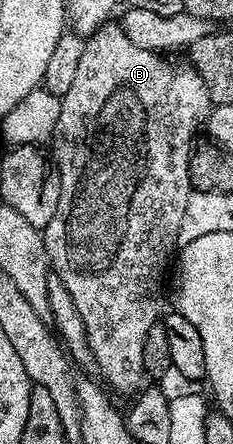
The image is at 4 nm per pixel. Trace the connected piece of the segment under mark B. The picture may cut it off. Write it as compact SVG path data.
M109 20L104 24L98 25L96 28L98 30L95 31L93 35L88 35L88 37L85 38L83 56L79 60L79 69L77 69L75 80L71 83L71 88L67 88L67 92L60 95L61 111L59 112L59 120L55 124L55 132L51 139L51 147L53 146L53 150L51 149L51 158L57 167L57 175L61 181L59 184L59 204L55 208L55 216L51 216L49 223L43 227L43 233L45 235L45 247L47 248L47 256L49 257L49 265L55 273L55 276L60 279L63 286L67 288L67 292L71 292L71 300L75 300L75 308L79 308L79 316L83 318L83 324L85 325L85 331L87 332L87 340L89 341L89 352L92 365L97 365L98 372L109 381L109 384L113 389L118 390L121 394L130 394L130 396L133 396L142 389L143 382L141 382L141 378L144 379L146 377L146 372L143 368L143 340L147 340L147 332L151 329L151 324L158 322L159 315L162 313L161 285L165 282L164 274L165 269L169 266L169 257L171 257L172 254L174 257L175 251L178 249L179 243L177 237L179 236L181 225L183 224L183 212L187 212L187 200L191 193L191 187L189 185L189 156L191 147L195 142L193 137L196 136L197 129L199 129L200 126L202 129L202 127L206 125L211 109L211 99L209 97L207 84L203 84L203 76L199 76L199 72L193 69L192 65L184 64L185 66L176 66L175 63L168 62L168 60L165 59L167 57L164 53L155 50L145 50L143 47L136 46L125 34L123 26L116 21Z

